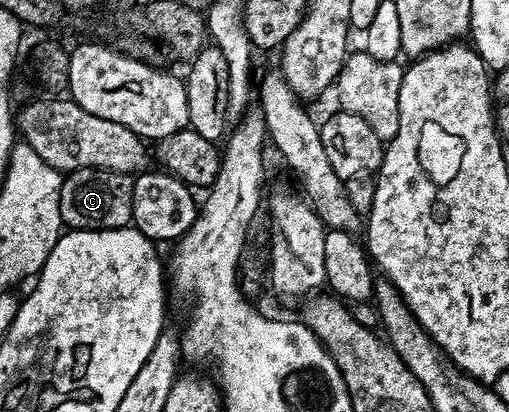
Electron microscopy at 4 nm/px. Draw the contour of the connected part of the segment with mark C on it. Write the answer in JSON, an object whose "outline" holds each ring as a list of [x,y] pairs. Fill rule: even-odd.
{"outline":[[[72,169],[64,176],[59,192],[61,219],[72,229],[126,229],[132,224],[133,183],[130,173],[108,169]]]}

